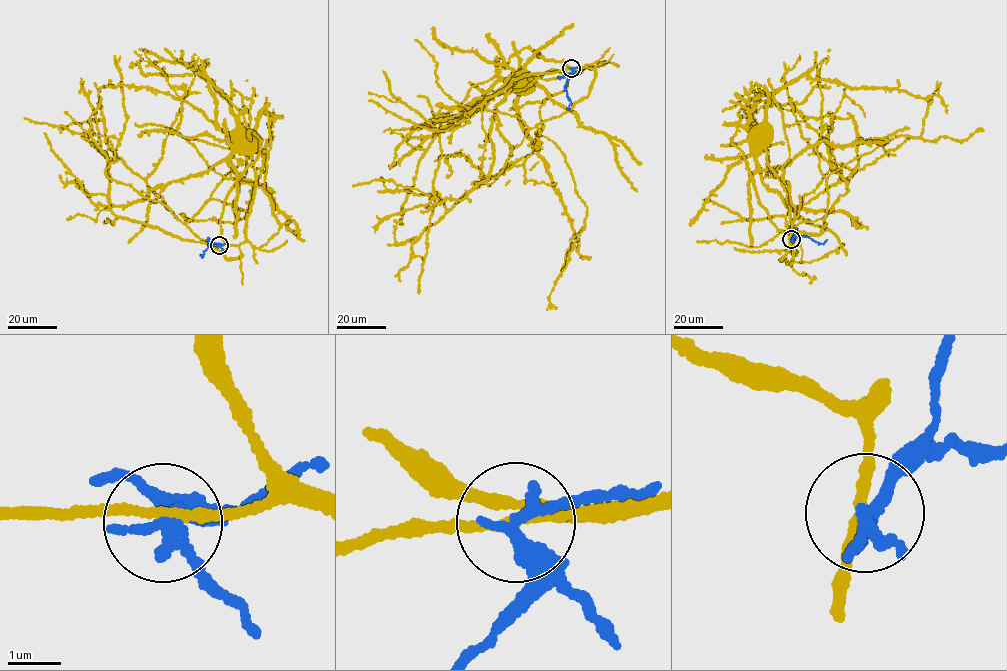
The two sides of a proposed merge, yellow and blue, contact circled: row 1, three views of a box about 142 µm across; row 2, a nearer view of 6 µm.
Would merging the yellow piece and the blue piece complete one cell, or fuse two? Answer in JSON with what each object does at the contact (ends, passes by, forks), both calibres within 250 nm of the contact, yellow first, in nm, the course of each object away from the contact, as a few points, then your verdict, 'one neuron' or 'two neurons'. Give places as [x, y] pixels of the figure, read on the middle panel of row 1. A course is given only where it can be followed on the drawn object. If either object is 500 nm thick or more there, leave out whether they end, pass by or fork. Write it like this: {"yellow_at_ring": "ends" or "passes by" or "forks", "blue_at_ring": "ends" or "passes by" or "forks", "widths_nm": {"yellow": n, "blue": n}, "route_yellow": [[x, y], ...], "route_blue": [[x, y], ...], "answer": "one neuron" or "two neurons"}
{"yellow_at_ring": "passes by", "blue_at_ring": "passes by", "widths_nm": {"yellow": 170, "blue": 240}, "route_yellow": [[571, 69], [587, 65], [572, 75], [551, 70], [535, 78], [524, 89], [527, 89]], "route_blue": [[572, 68], [564, 88], [571, 101], [568, 109]], "answer": "two neurons"}

